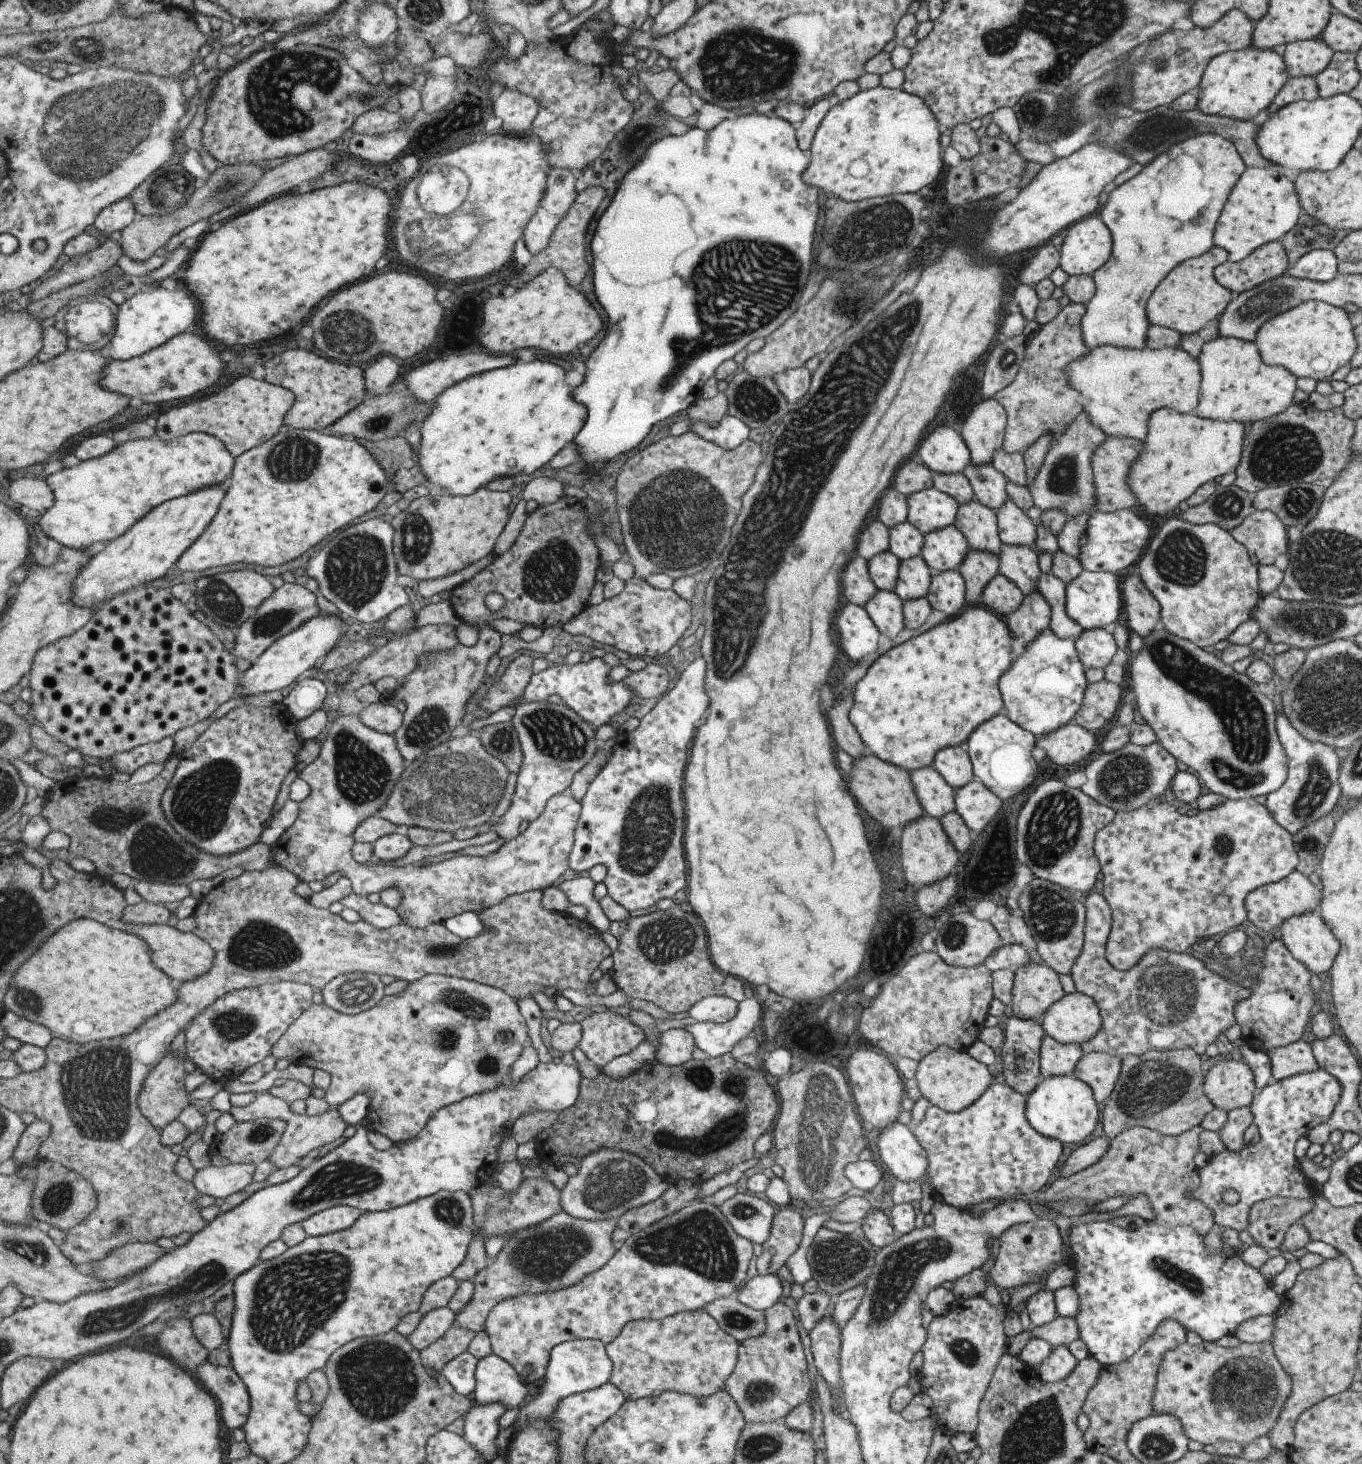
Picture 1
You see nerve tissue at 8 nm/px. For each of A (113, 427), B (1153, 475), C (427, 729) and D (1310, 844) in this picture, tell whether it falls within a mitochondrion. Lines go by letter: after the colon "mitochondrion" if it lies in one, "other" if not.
A: other
B: other
C: mitochondrion
D: mitochondrion

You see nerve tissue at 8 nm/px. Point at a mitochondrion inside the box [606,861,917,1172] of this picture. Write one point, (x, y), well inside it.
(667, 941)

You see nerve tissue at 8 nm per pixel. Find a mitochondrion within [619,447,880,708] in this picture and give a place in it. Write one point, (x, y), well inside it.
(678, 518)

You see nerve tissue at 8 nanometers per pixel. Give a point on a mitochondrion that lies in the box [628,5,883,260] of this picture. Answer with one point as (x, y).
(732, 63)

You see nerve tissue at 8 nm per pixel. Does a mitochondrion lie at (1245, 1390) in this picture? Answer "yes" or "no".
yes

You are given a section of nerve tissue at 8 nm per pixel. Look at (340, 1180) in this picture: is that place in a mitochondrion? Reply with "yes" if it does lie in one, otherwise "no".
yes

